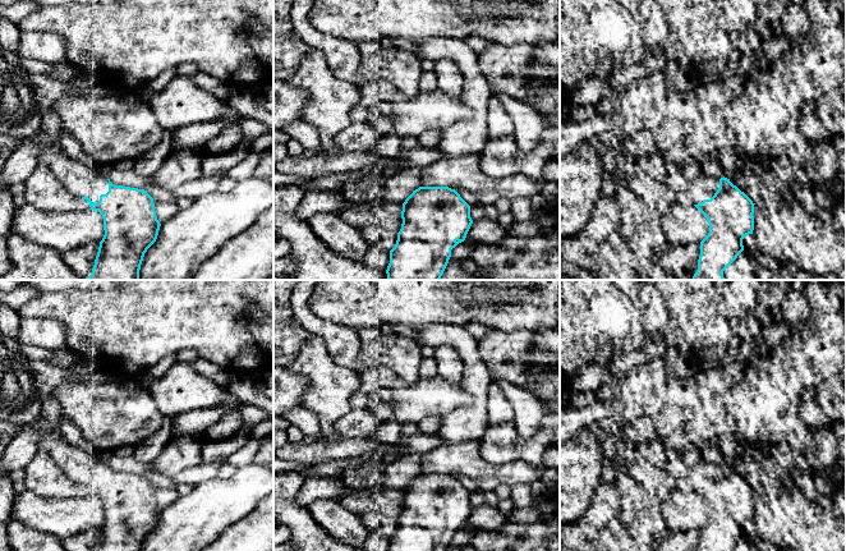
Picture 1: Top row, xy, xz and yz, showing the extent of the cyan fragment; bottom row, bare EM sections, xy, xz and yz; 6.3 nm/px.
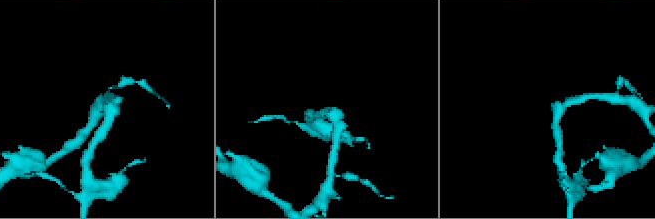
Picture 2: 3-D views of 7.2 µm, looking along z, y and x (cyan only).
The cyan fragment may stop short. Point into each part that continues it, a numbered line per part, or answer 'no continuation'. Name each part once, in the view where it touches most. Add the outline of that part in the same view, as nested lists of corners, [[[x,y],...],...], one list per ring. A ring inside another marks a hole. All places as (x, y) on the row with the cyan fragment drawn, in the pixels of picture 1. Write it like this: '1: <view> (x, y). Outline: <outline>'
1: xy (78, 178). Outline: [[[46,146],[38,152],[38,162],[50,167],[60,183],[77,197],[88,197],[97,203],[101,194],[109,192],[109,180],[105,176],[96,175],[89,164],[83,164],[79,160],[72,159],[64,151]]]

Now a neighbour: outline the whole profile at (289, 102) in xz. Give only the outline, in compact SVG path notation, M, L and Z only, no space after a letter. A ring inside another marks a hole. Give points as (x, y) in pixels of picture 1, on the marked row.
M273 79L273 129L302 120L308 105L304 91L290 87L286 81Z

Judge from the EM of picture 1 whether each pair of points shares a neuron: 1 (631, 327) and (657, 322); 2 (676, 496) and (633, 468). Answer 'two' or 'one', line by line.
1: two
2: two

